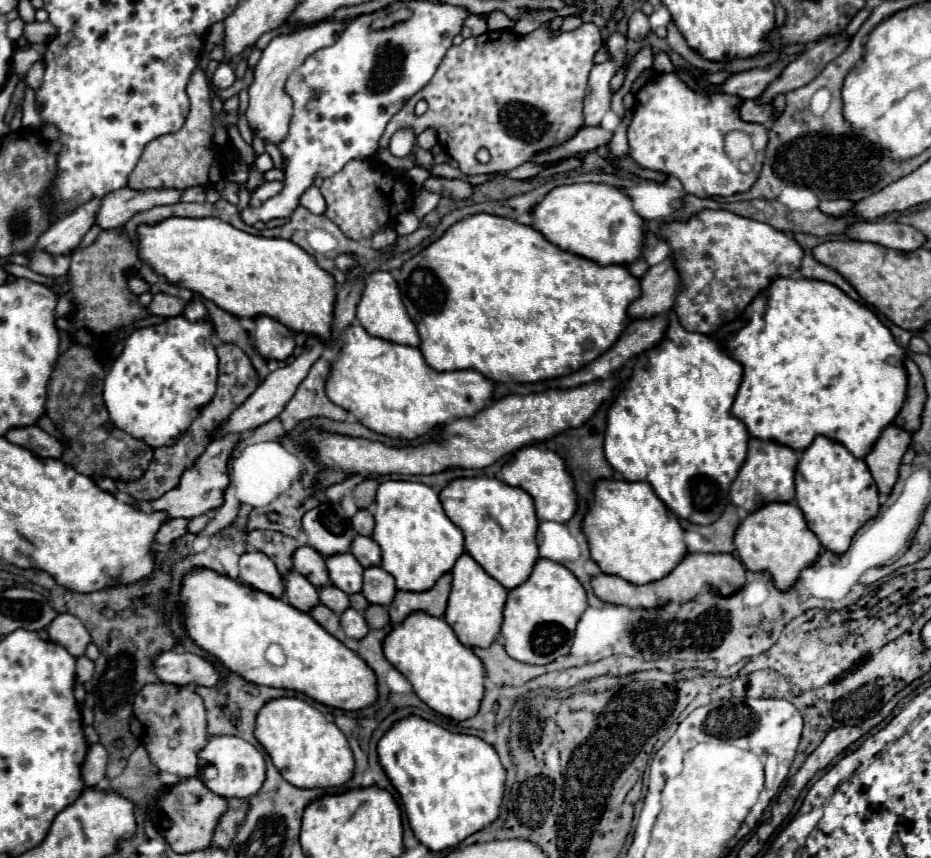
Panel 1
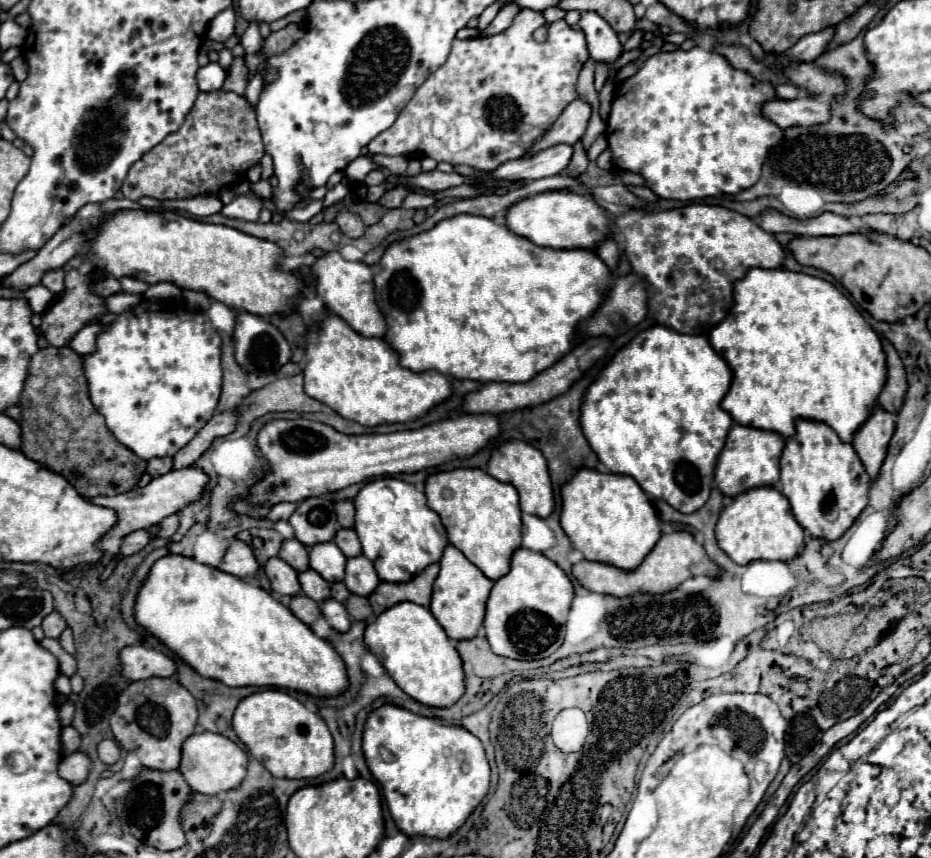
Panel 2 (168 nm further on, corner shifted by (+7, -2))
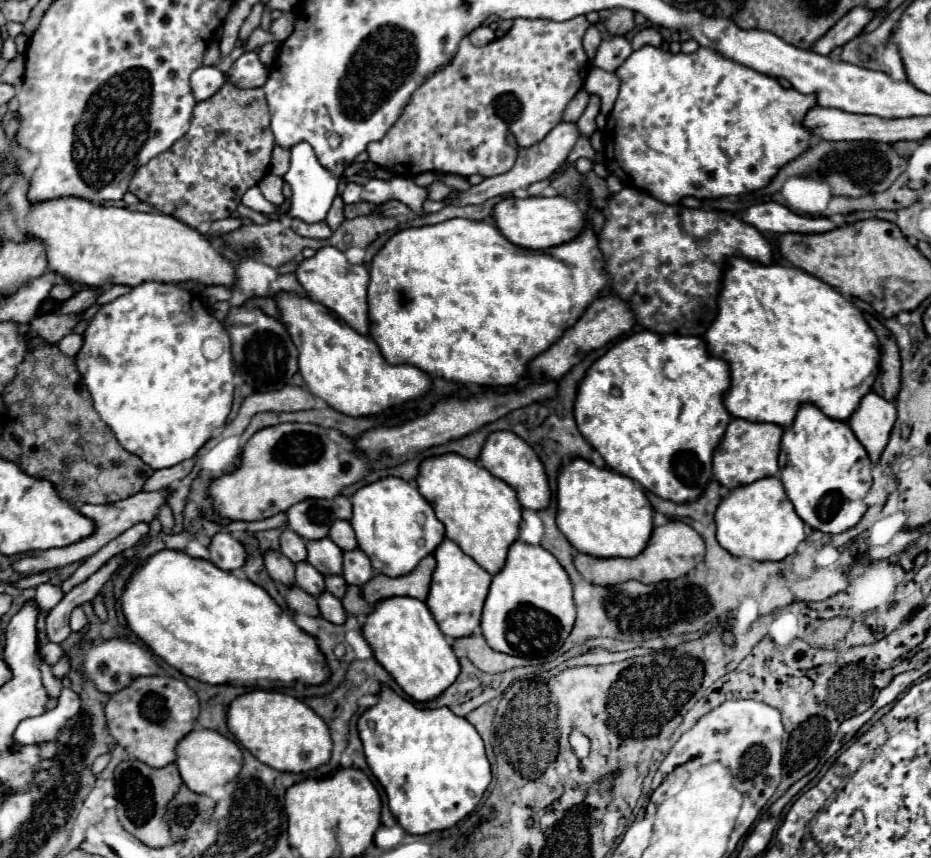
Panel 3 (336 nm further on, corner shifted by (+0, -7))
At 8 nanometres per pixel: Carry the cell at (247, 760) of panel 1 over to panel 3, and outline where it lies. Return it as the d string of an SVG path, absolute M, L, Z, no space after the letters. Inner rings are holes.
M195 729L185 735L177 745L177 767L183 783L193 789L193 793L209 793L211 787L235 781L237 773L241 773L241 765L241 749L237 747L237 743L217 731Z

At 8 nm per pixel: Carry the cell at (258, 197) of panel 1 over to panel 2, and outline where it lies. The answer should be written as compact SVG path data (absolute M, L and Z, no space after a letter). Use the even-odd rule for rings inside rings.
M242 194L242 196L236 196L230 204L226 204L226 206L220 210L220 214L226 216L226 218L256 222L260 210L262 210L262 200L260 200L258 196Z

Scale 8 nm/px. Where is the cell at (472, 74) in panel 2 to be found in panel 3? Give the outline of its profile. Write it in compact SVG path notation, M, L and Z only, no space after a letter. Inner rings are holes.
M575 17L575 19L569 19L569 21L563 21L563 23L557 23L557 21L549 21L549 19L515 19L513 27L499 39L483 45L483 47L475 47L469 43L469 39L465 37L461 43L459 43L459 51L457 55L453 57L453 61L439 69L437 73L433 73L415 93L413 93L413 99L411 103L405 107L405 111L401 113L399 121L389 129L389 133L381 139L381 141L375 141L375 143L369 143L369 159L383 167L383 169L389 169L393 171L395 175L403 175L403 177L417 177L419 173L425 173L425 171L439 171L439 173L451 173L451 175L461 175L461 177L469 177L473 173L479 173L483 177L493 177L493 175L501 175L501 173L507 173L515 159L517 159L517 153L519 149L525 149L525 147L531 147L535 145L537 141L545 139L545 135L561 123L563 119L563 111L565 107L569 105L569 101L575 97L575 93L584 87L584 81L589 73L589 57L585 55L585 49L581 45L581 39L583 39L583 33L587 31L589 27L589 21L585 17ZM511 131L515 135L515 141L517 145L511 145L507 143L505 139L505 133Z

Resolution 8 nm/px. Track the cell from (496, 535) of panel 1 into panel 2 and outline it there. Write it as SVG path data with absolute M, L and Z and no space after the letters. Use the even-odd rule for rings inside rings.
M454 468L426 478L426 500L442 518L448 542L454 544L490 580L498 580L510 570L510 556L520 548L522 540L518 492L512 484L498 482L480 468Z

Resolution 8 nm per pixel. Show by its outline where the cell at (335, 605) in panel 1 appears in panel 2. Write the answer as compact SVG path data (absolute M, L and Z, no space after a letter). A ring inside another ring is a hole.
M312 568L298 572L298 582L300 582L302 594L306 594L308 598L312 598L316 602L330 598L330 584L326 580L322 580L322 576L318 576L318 572L314 572Z

